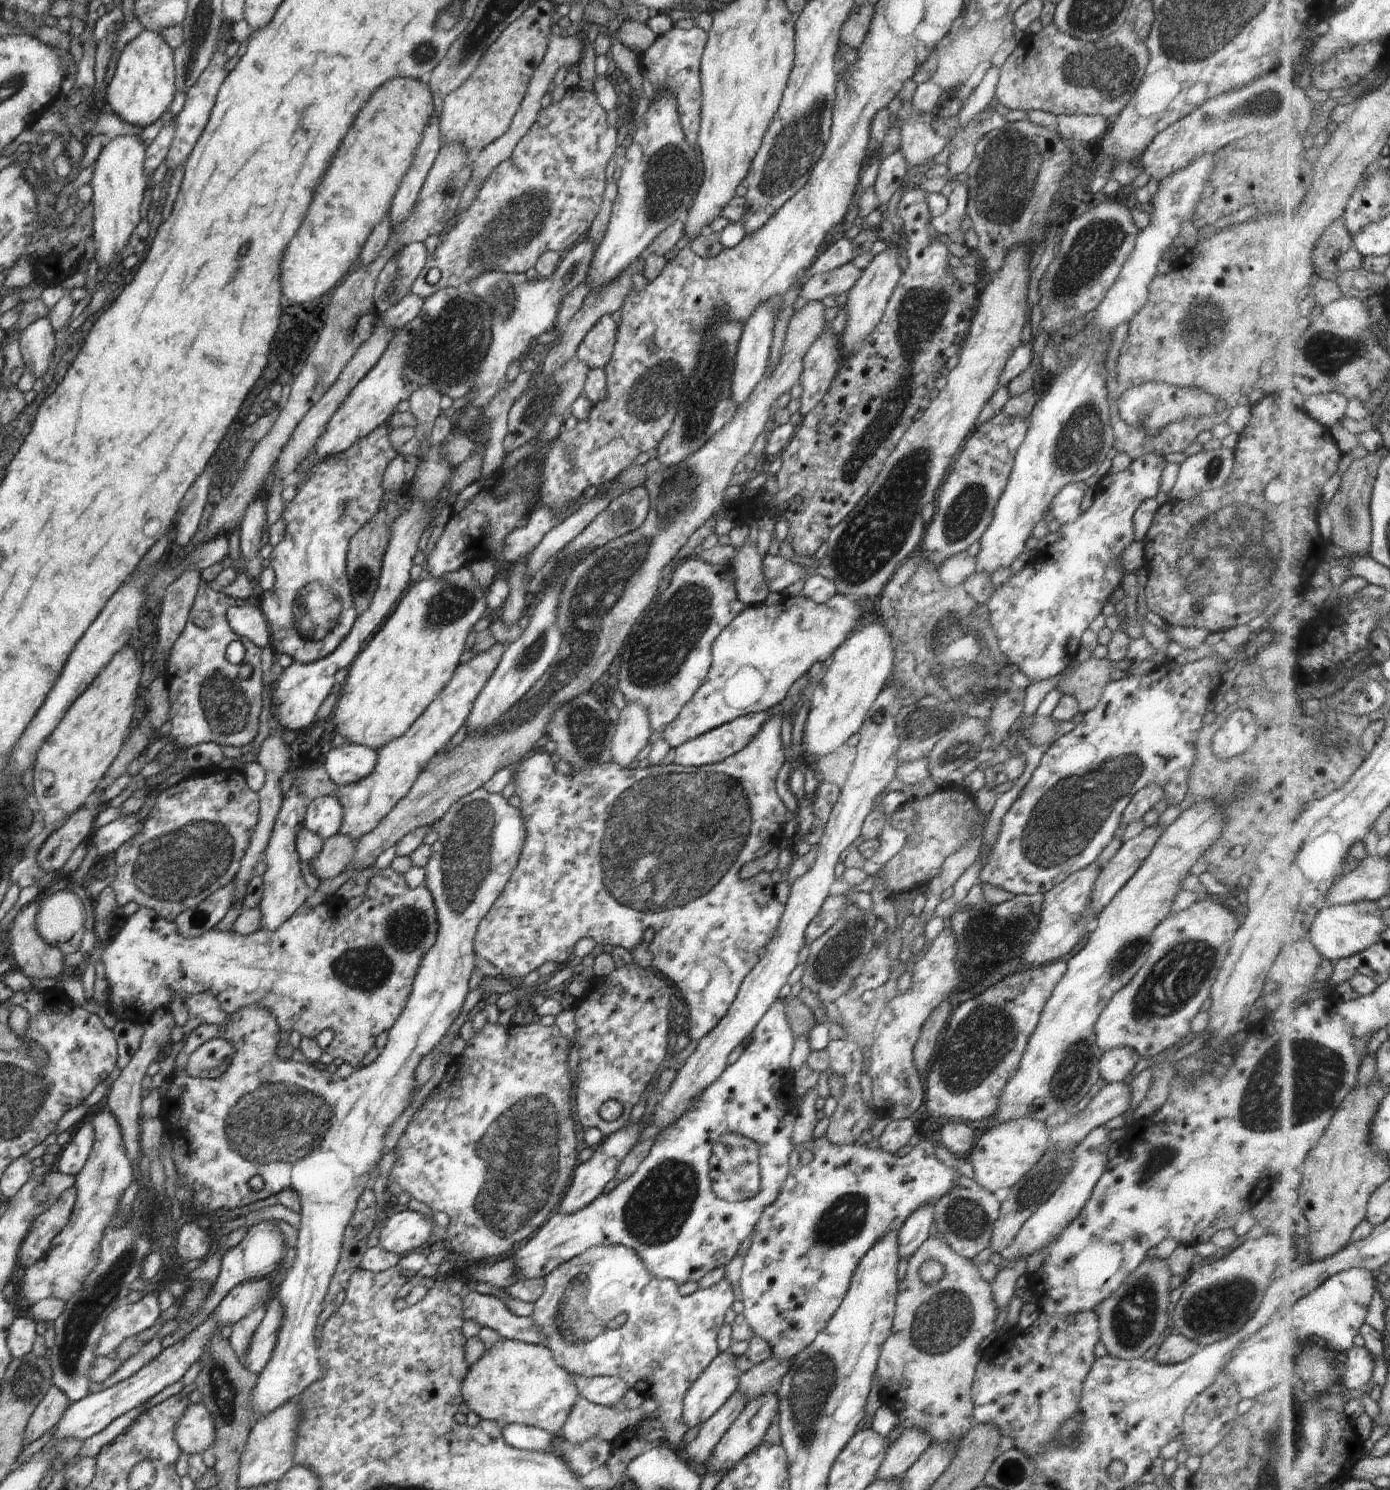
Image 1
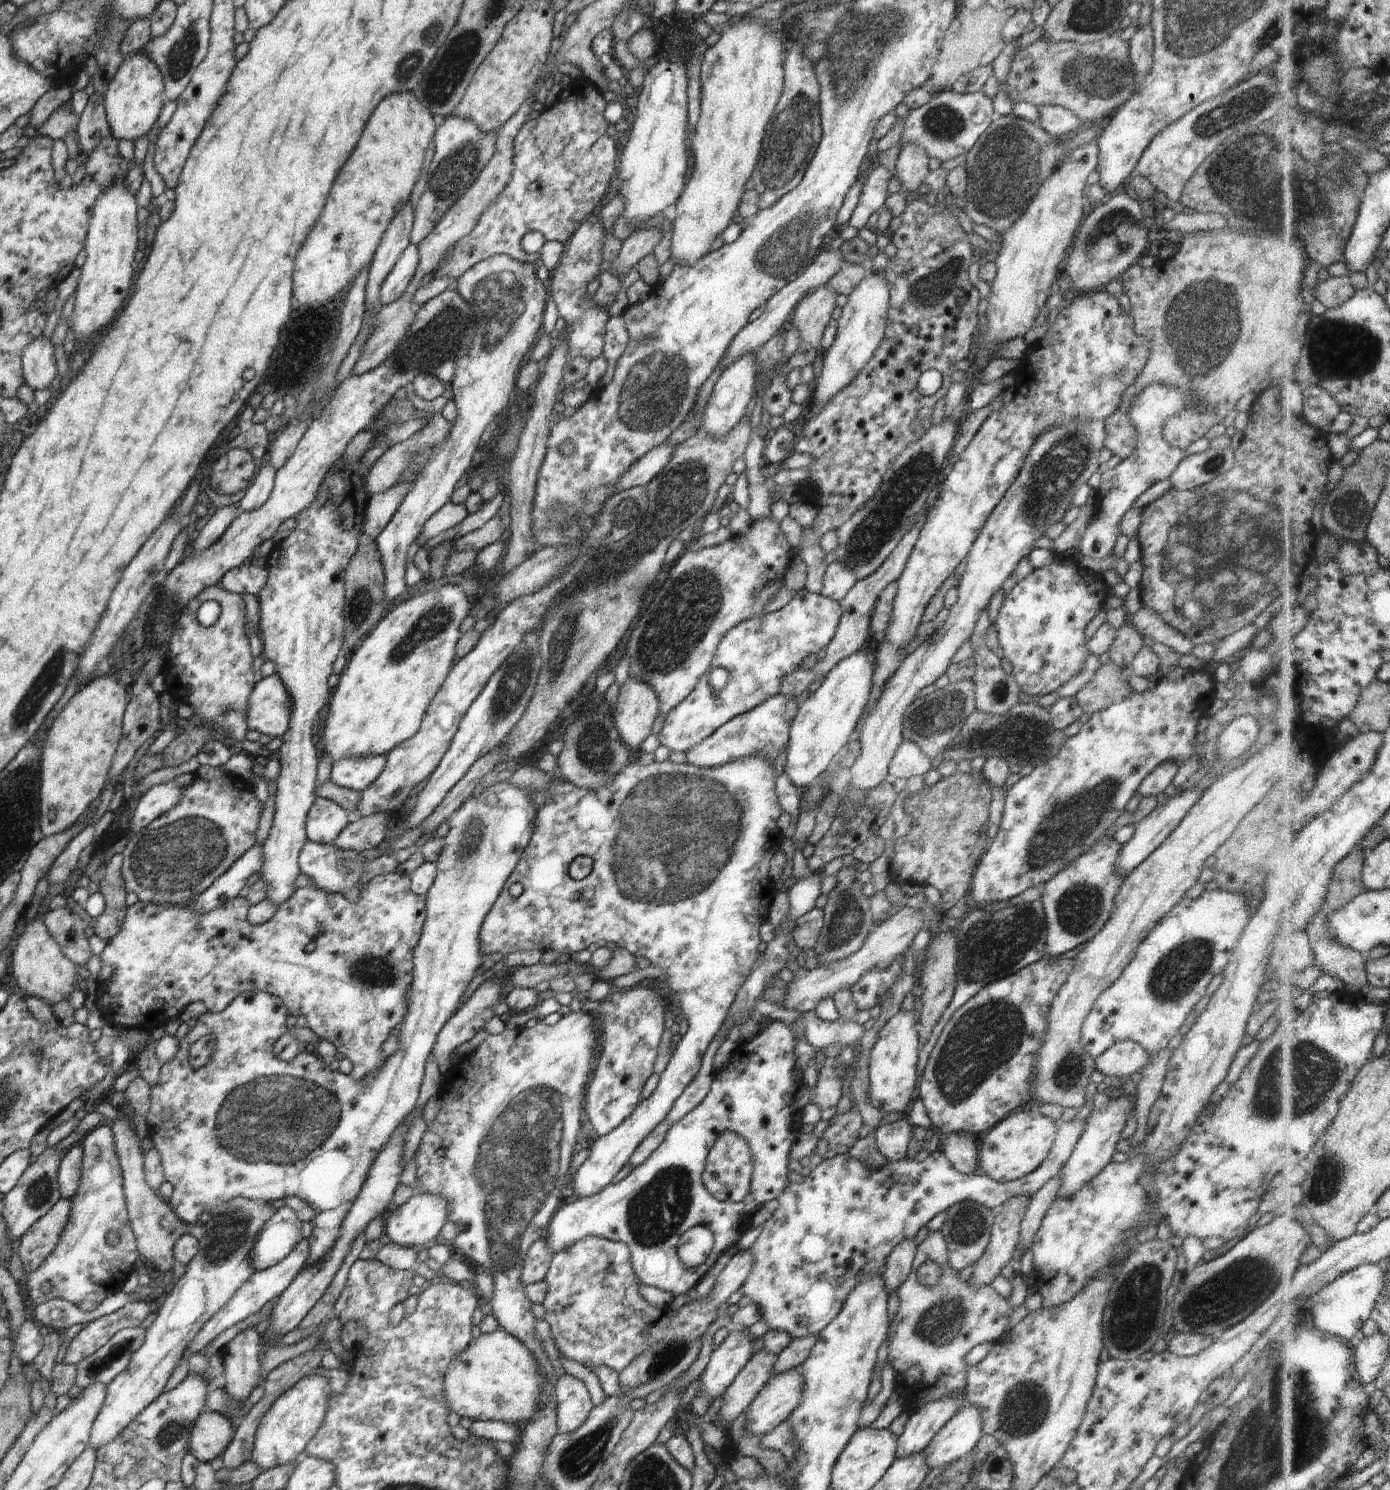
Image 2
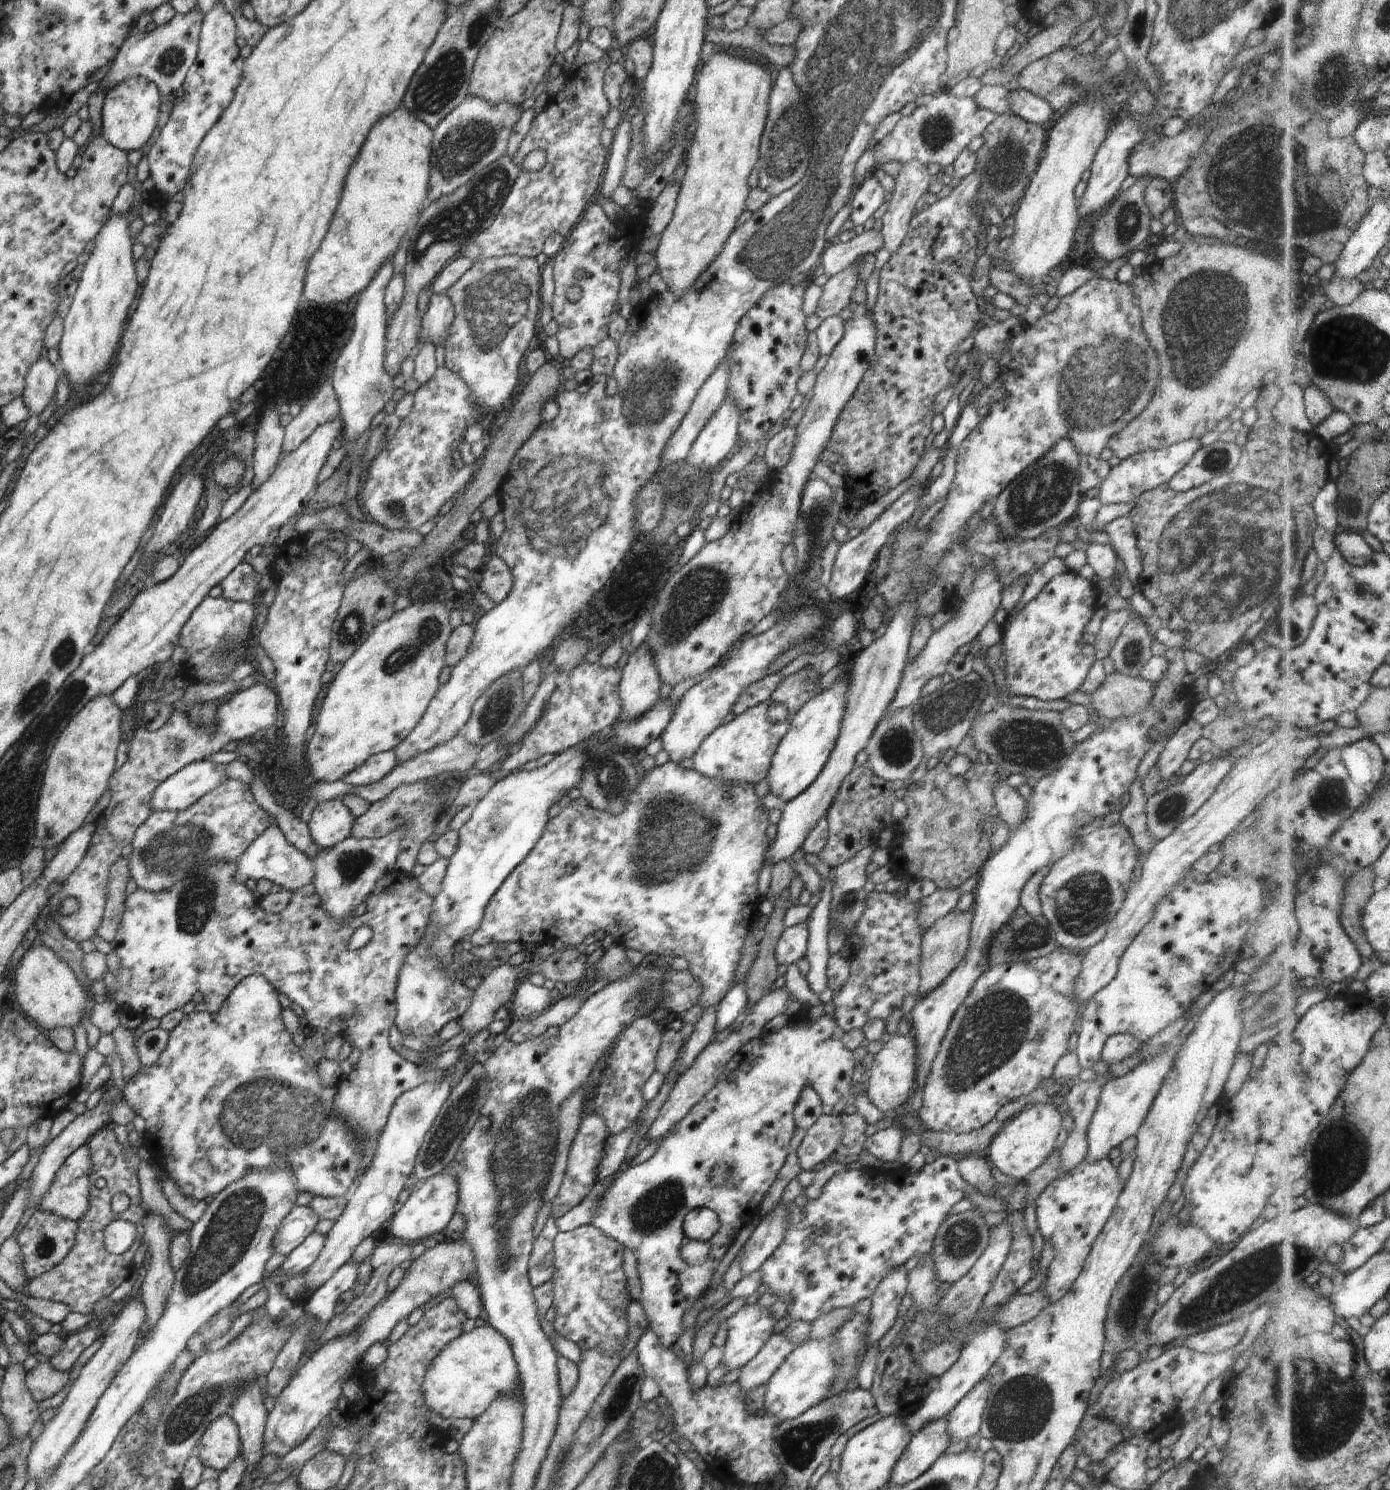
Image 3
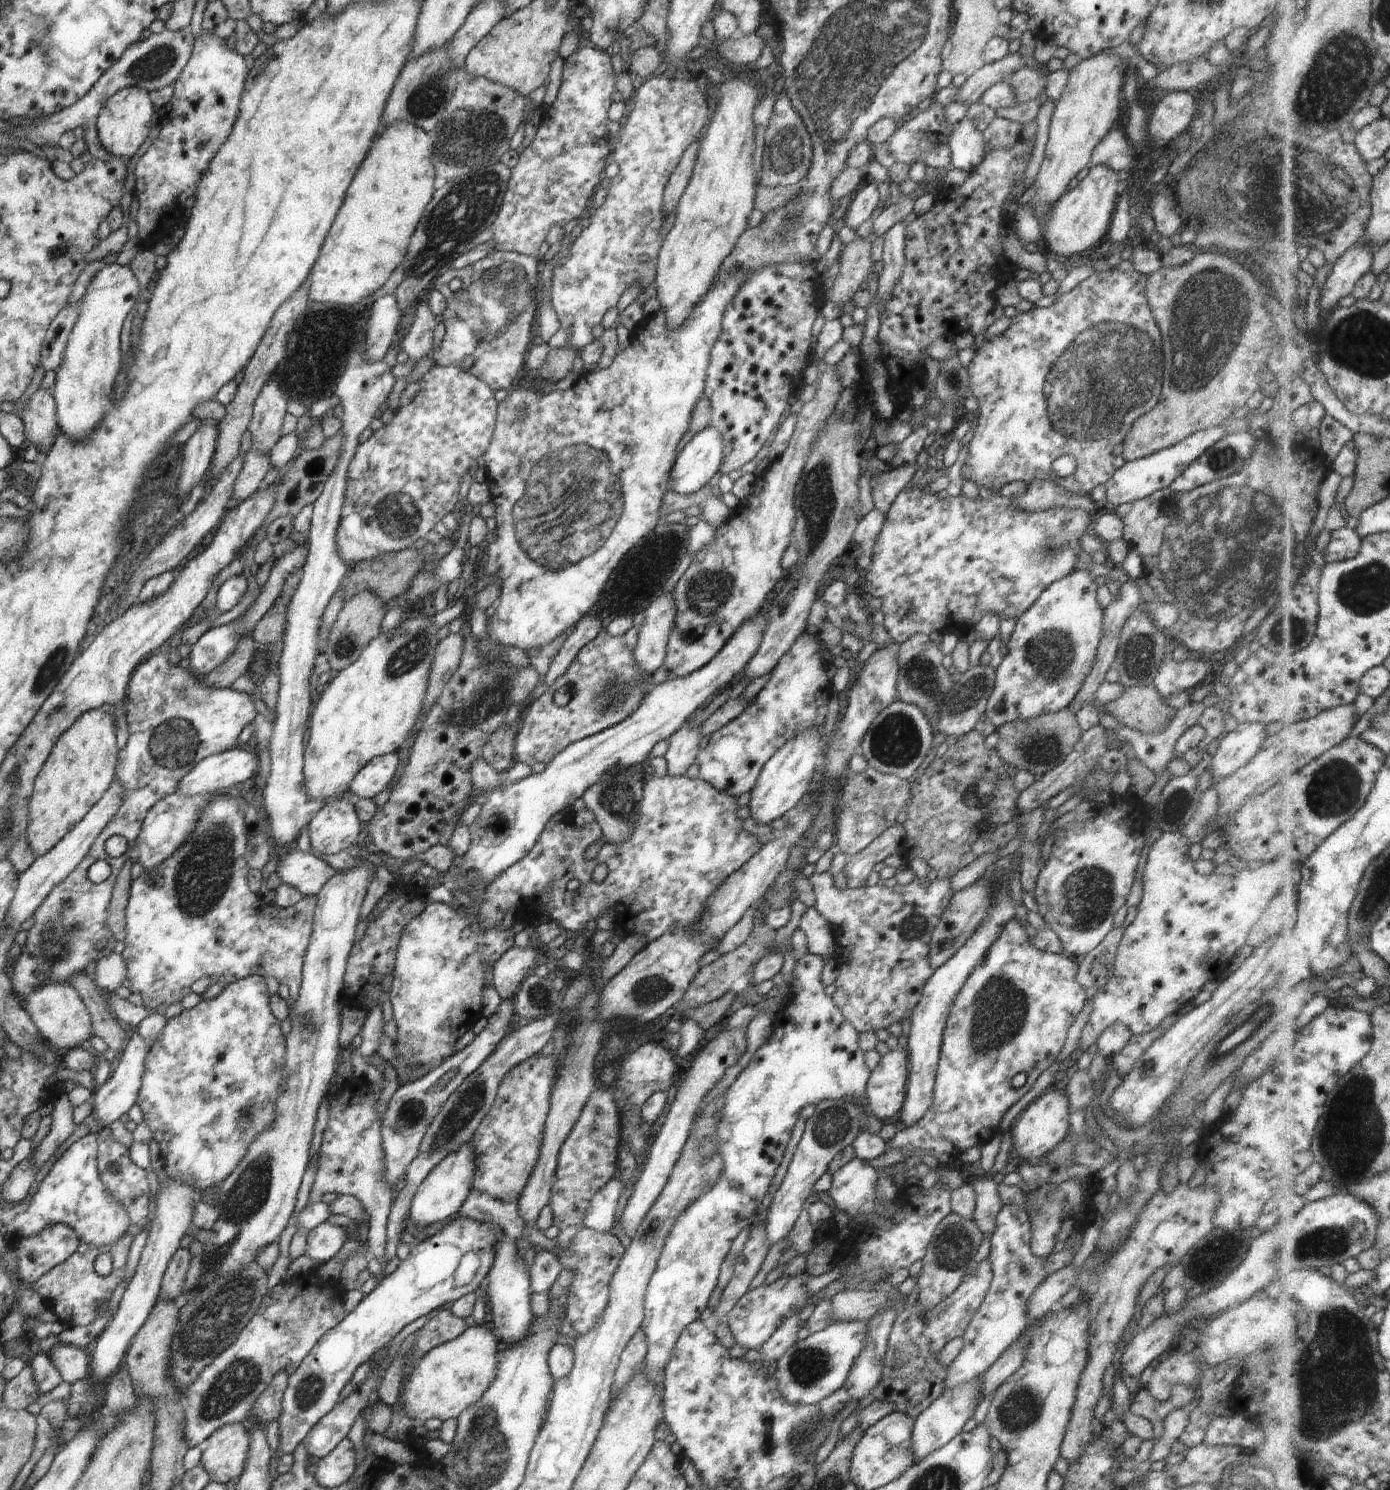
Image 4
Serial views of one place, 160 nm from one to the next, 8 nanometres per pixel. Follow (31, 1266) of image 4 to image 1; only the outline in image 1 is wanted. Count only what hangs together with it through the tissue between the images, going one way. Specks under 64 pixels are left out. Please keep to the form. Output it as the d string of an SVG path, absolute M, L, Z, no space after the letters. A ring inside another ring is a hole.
M76 1187L67 1188L56 1204L32 1223L20 1245L18 1263L24 1269L34 1266L50 1246L54 1237L66 1226L76 1200Z

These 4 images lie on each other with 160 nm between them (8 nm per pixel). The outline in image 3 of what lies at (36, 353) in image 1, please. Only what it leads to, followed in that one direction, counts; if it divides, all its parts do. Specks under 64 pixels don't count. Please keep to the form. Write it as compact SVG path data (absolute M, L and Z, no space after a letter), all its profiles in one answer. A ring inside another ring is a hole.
M38 358L36 362L32 362L25 377L23 391L24 404L30 410L29 417L40 416L44 408L52 402L56 395L58 380L60 374L48 358Z

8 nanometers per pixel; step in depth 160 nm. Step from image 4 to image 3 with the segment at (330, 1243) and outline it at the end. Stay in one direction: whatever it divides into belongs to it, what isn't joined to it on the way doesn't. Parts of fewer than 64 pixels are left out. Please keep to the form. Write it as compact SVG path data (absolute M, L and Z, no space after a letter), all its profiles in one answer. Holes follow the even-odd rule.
M317 1231L310 1234L298 1248L288 1254L286 1260L278 1268L279 1271L288 1277L304 1273L318 1258L318 1254L322 1253L325 1243L326 1235Z

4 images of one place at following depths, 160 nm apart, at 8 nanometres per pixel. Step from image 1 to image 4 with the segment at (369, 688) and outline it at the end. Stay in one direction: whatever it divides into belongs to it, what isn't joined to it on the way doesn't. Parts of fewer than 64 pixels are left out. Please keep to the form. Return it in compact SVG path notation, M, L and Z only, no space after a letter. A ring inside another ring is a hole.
M426 615L407 618L396 628L386 633L380 632L372 642L368 642L356 662L346 666L329 681L330 684L326 686L310 714L308 724L310 738L305 746L303 772L304 788L310 800L333 800L336 794L349 790L350 782L370 760L397 752L408 739L422 710L430 682L432 660L440 644L437 639L440 628L431 619Z

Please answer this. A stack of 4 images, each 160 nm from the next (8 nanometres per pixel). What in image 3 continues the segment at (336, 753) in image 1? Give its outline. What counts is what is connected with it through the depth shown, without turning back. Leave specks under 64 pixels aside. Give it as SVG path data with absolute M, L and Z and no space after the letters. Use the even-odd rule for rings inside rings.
M392 751L379 753L368 758L367 762L356 770L344 774L340 780L348 786L364 787L375 784L385 778L397 766L396 756Z

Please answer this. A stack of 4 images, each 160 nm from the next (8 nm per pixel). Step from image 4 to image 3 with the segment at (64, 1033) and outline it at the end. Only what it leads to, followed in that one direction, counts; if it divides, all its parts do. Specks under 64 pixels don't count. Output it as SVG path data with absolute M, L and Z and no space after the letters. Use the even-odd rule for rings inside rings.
M43 943L30 947L14 967L11 979L16 986L17 1003L44 1032L50 1028L73 1030L90 1011L90 994L83 989L70 966L65 964L64 960L60 960L52 948Z

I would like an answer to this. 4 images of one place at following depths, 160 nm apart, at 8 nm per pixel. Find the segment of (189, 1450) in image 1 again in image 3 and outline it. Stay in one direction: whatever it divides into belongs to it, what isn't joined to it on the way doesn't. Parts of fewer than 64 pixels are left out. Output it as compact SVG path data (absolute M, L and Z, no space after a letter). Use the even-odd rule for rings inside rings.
M227 1414L218 1416L214 1420L198 1445L194 1446L192 1455L196 1456L205 1468L222 1472L241 1452L241 1443L238 1428Z

